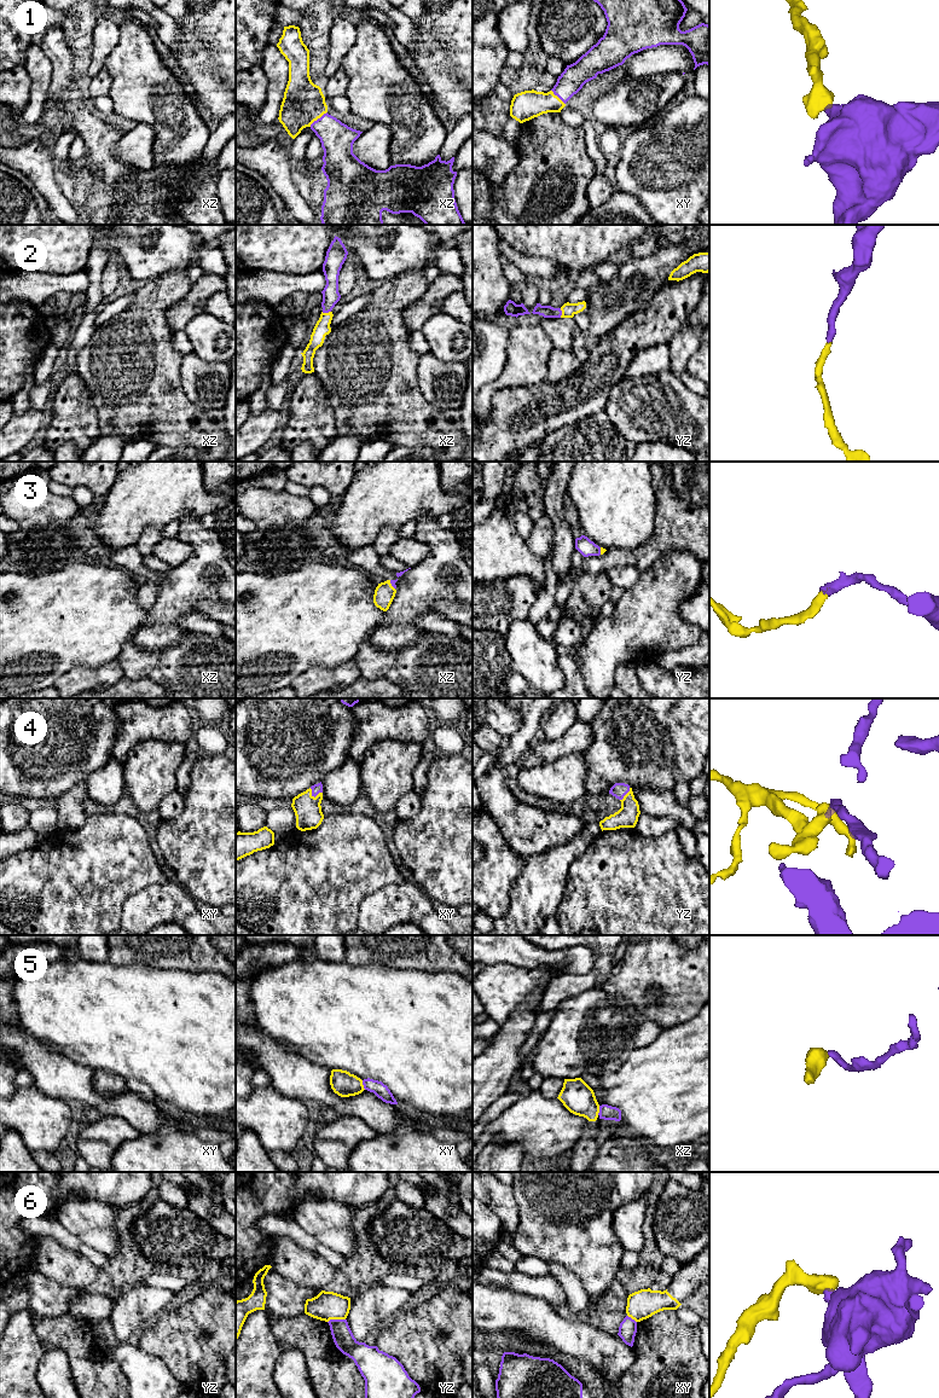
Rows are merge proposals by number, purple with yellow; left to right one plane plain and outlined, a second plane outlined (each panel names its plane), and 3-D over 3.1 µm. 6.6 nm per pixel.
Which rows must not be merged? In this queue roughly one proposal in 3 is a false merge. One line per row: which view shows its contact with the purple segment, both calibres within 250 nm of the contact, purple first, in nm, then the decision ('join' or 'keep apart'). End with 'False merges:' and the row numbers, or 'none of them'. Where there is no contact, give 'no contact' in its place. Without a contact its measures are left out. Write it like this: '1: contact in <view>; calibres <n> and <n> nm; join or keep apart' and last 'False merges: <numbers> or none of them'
1: contact in xz; calibres 220 and 280 nm; join
2: contact in yz; calibres 80 and 100 nm; join
3: contact in xz; calibres 30 and 140 nm; join
4: contact in xy; calibres 60 and 180 nm; join
5: contact in xy; calibres 90 and 160 nm; keep apart
6: contact in yz; calibres 140 and 190 nm; keep apart
False merges: 5, 6

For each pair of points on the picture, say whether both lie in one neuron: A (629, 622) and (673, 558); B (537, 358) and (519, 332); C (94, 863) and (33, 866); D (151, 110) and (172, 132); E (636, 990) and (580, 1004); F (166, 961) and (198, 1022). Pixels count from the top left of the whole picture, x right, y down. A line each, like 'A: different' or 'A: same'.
A: same
B: same
C: same
D: same
E: different
F: different

